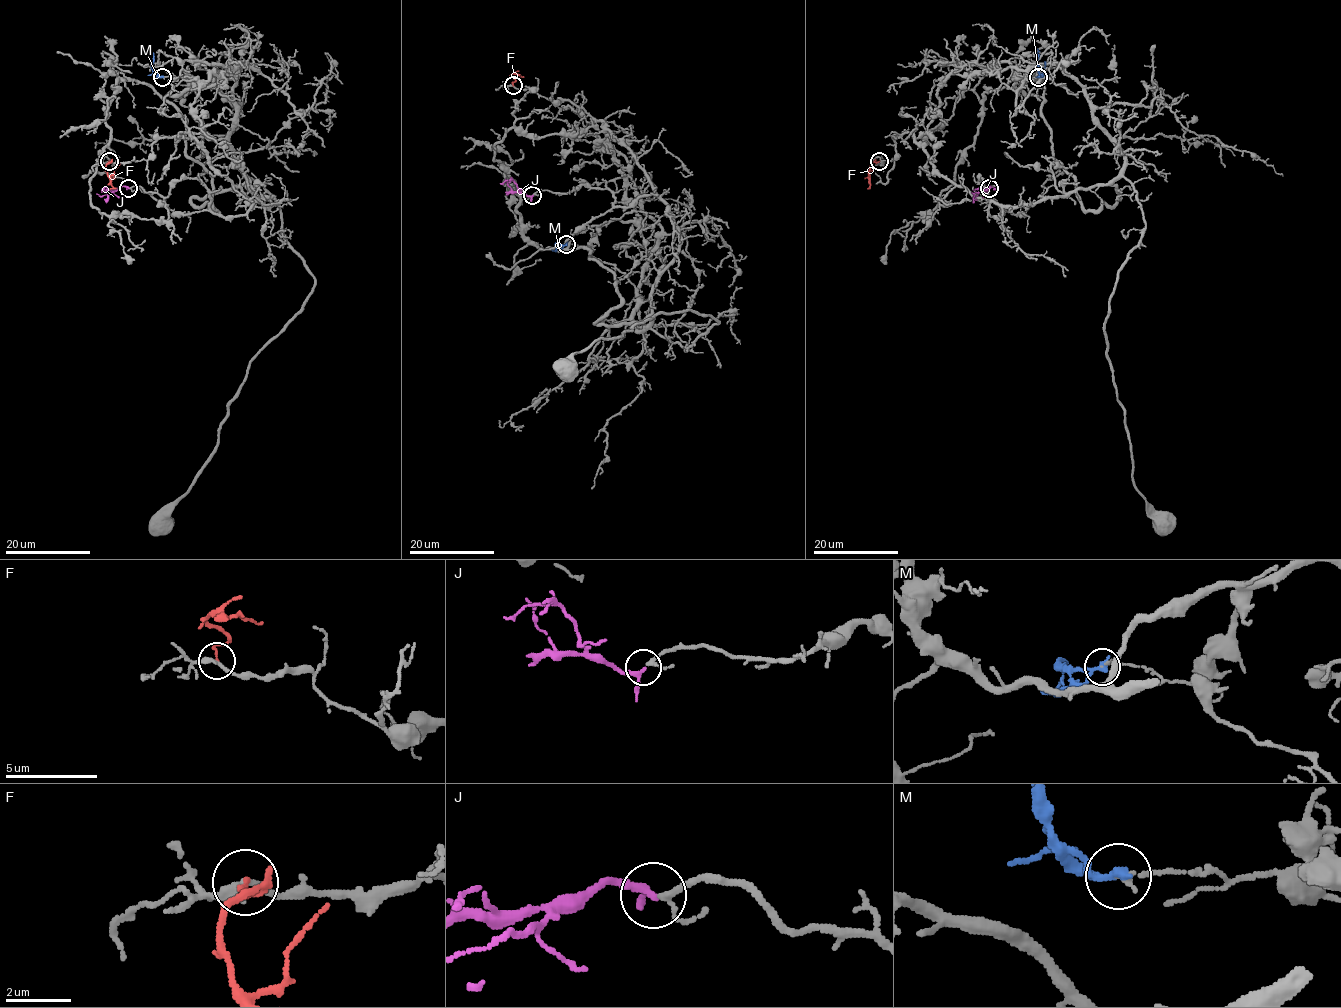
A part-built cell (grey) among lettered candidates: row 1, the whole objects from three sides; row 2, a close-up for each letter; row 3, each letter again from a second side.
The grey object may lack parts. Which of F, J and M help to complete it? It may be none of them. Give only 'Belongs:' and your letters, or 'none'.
Belongs: J

